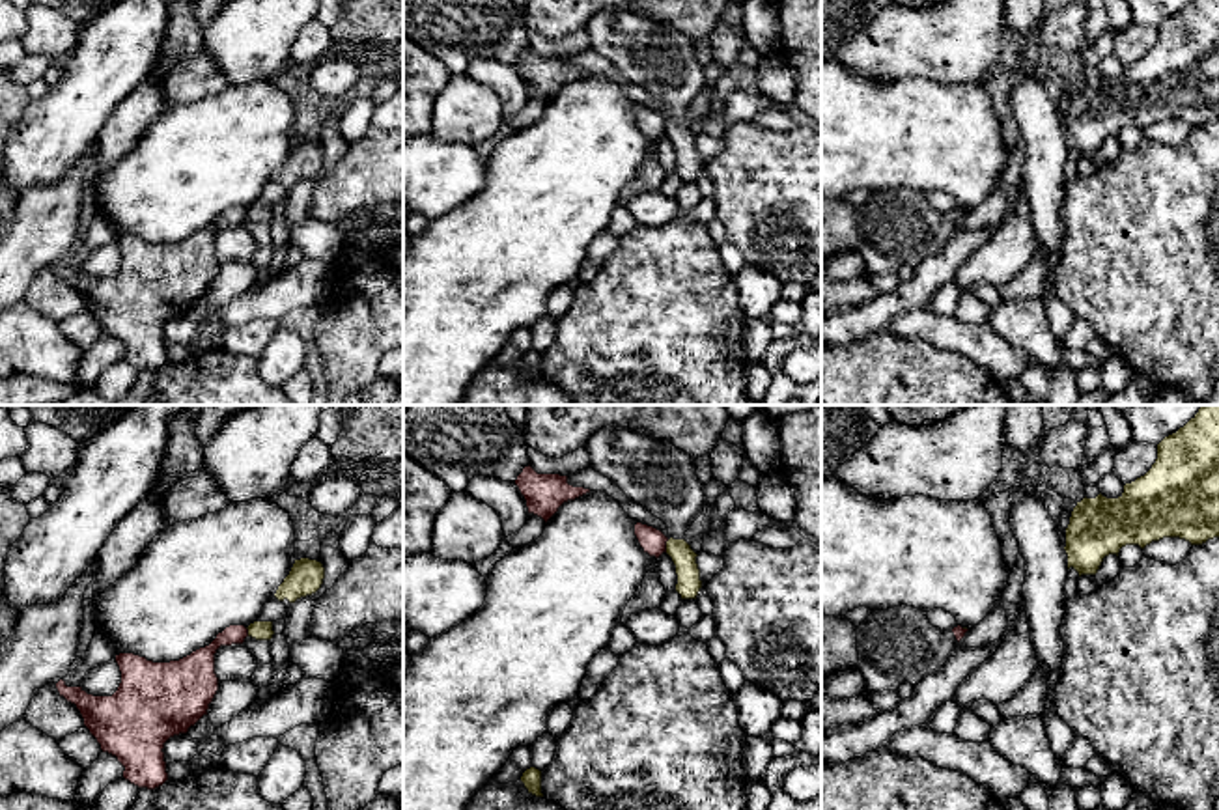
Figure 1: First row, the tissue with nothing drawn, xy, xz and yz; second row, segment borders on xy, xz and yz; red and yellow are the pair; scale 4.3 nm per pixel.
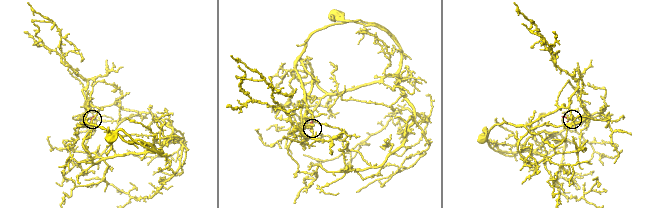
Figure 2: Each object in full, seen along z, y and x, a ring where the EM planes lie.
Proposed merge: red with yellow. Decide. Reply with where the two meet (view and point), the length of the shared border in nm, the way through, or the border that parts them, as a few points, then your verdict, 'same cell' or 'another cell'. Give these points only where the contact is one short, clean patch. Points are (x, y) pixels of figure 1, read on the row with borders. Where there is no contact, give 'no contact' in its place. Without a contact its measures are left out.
meets red in xz at (665, 545); contact 60 nm long; border along xz (669, 540), (665, 551); another cell

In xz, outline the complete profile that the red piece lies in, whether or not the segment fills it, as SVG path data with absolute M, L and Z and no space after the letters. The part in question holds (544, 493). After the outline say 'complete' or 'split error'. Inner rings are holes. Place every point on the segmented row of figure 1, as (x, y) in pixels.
M530 465L517 476L515 485L526 500L528 513L541 517L545 523L564 502L590 493L590 489L569 485L567 476L538 474Z | complete

